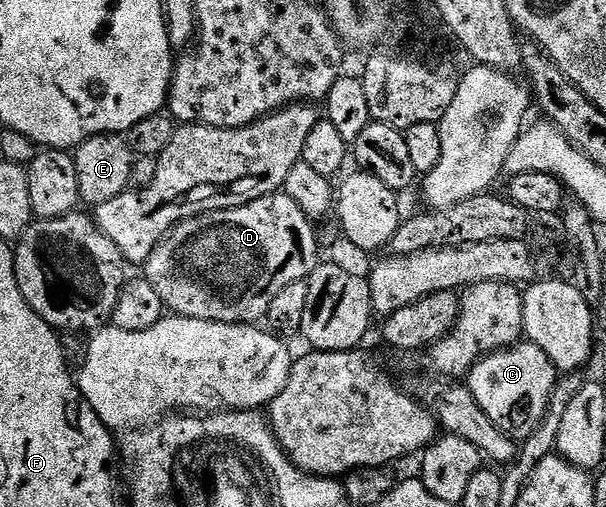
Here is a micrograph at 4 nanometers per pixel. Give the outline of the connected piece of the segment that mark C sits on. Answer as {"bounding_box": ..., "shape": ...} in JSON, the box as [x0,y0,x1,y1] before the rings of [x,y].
{"bounding_box":[468,341,559,440],"shape":[[[521,341],[507,350],[498,350],[490,354],[471,368],[468,385],[476,404],[484,408],[488,420],[496,424],[504,433],[515,440],[532,436],[538,425],[544,420],[552,388],[558,382],[559,371],[554,369],[552,360],[536,348],[536,344]]]}

